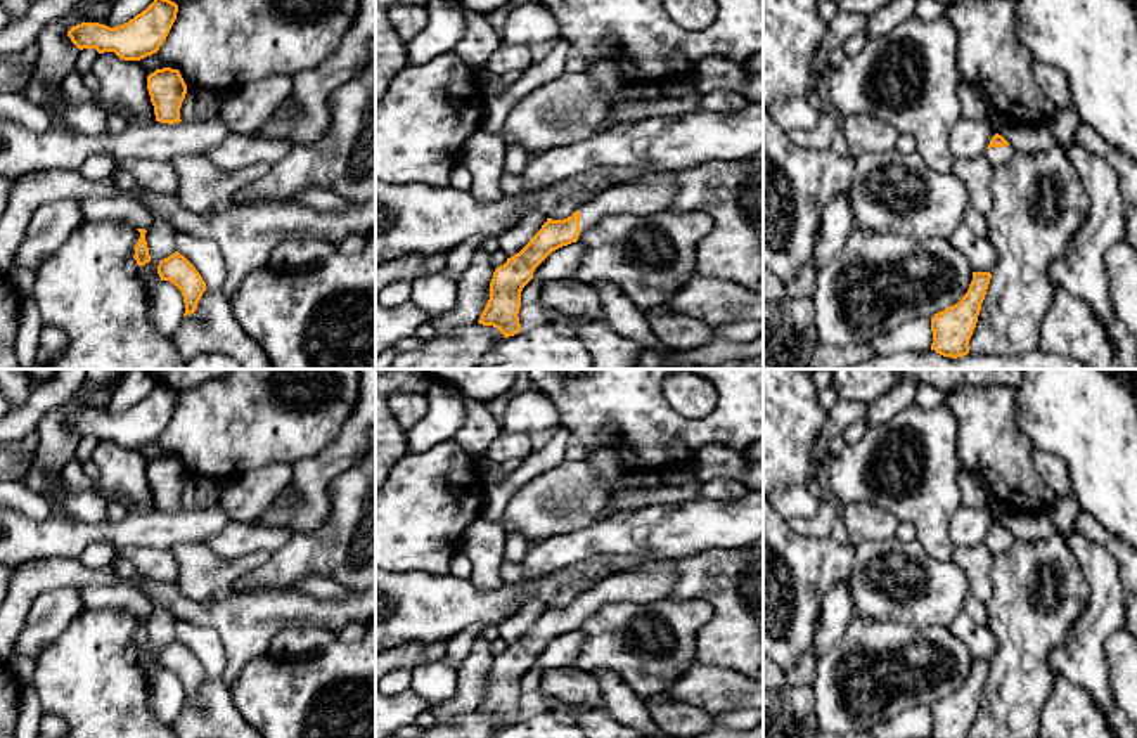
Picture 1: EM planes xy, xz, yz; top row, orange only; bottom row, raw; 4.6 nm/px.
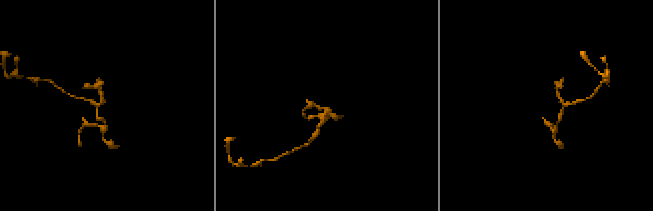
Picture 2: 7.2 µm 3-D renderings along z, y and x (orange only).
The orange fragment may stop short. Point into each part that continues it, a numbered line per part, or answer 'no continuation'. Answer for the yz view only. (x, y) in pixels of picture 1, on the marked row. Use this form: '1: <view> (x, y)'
1: yz (994, 155)

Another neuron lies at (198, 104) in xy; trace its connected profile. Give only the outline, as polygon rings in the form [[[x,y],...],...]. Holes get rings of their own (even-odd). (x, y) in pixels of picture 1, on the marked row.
[[[187,88],[185,99],[180,107],[182,123],[192,123],[218,114],[223,99],[225,95],[218,92]]]

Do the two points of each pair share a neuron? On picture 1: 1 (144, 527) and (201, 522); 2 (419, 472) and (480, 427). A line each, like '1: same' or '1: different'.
1: same
2: different

